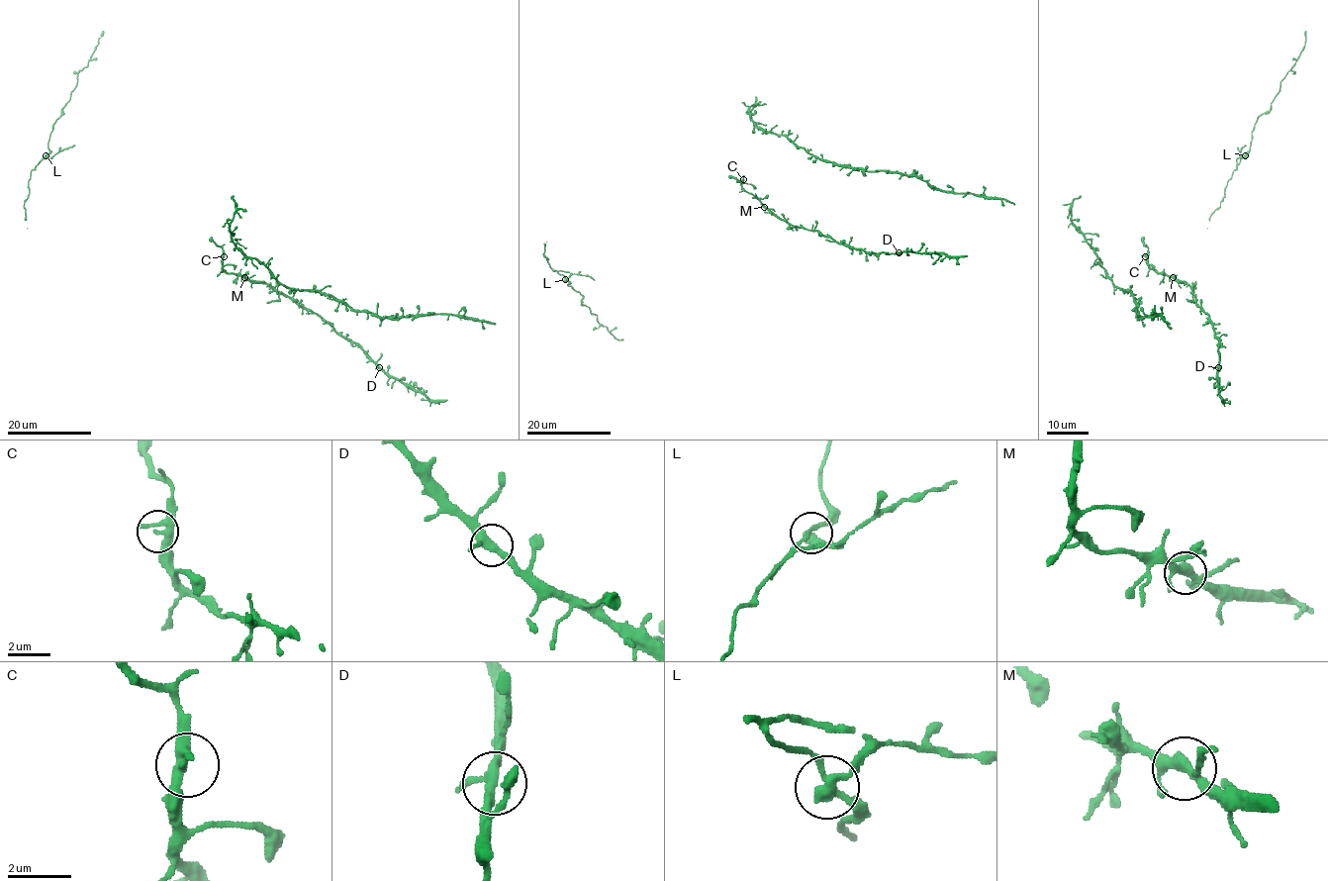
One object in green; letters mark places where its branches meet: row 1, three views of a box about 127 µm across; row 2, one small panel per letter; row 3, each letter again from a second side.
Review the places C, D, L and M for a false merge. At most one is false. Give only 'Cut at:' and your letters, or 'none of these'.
Cut at: none of these

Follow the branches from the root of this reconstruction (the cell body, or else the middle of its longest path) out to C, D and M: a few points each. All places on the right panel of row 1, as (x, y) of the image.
C: (1144, 239), (1143, 243), (1148, 248), (1145, 256)
D: (1144, 239), (1147, 263), (1158, 273), (1185, 281), (1192, 289), (1195, 303), (1208, 315), (1218, 341), (1218, 367)
M: (1144, 239), (1143, 243), (1148, 248), (1147, 263), (1158, 273), (1173, 277)

